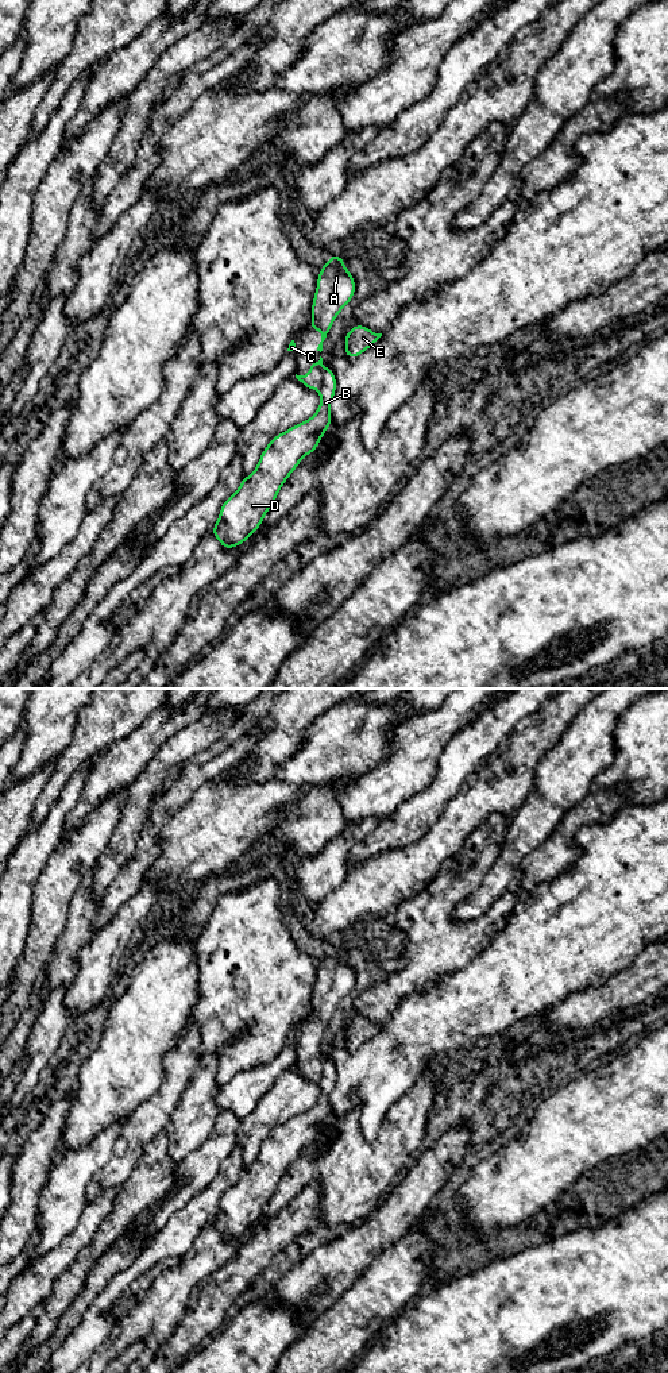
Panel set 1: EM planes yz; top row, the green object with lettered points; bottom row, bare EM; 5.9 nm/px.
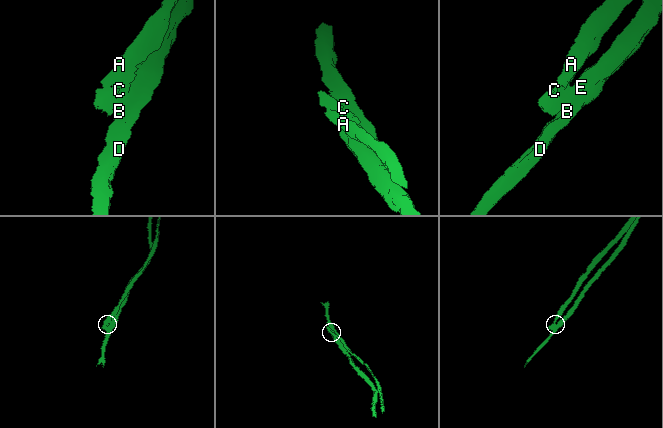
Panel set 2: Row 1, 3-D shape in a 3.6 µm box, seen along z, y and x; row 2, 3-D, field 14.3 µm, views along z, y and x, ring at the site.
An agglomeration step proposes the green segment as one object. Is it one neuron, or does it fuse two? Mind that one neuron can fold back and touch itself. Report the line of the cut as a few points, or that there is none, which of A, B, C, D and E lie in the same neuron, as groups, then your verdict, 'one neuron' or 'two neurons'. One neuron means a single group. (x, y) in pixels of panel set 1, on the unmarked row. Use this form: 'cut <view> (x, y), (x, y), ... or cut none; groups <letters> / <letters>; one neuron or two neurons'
cut yz (325, 1060), (319, 1080); groups A C / B D E; two neurons

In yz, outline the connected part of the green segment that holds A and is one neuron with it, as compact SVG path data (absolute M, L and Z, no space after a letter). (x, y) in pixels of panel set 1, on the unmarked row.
M331 946L324 959L320 960L317 980L312 995L313 1011L308 1019L316 1019L321 1025L317 1042L323 1042L333 1011L355 986L355 971L348 964L341 946Z

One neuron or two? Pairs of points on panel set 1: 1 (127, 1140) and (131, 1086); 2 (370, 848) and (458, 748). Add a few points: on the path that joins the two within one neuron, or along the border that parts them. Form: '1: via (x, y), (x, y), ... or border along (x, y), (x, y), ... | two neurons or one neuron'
1: border along (151, 1095), (126, 1119) | two neurons
2: via (397, 829), (451, 775) | one neuron

